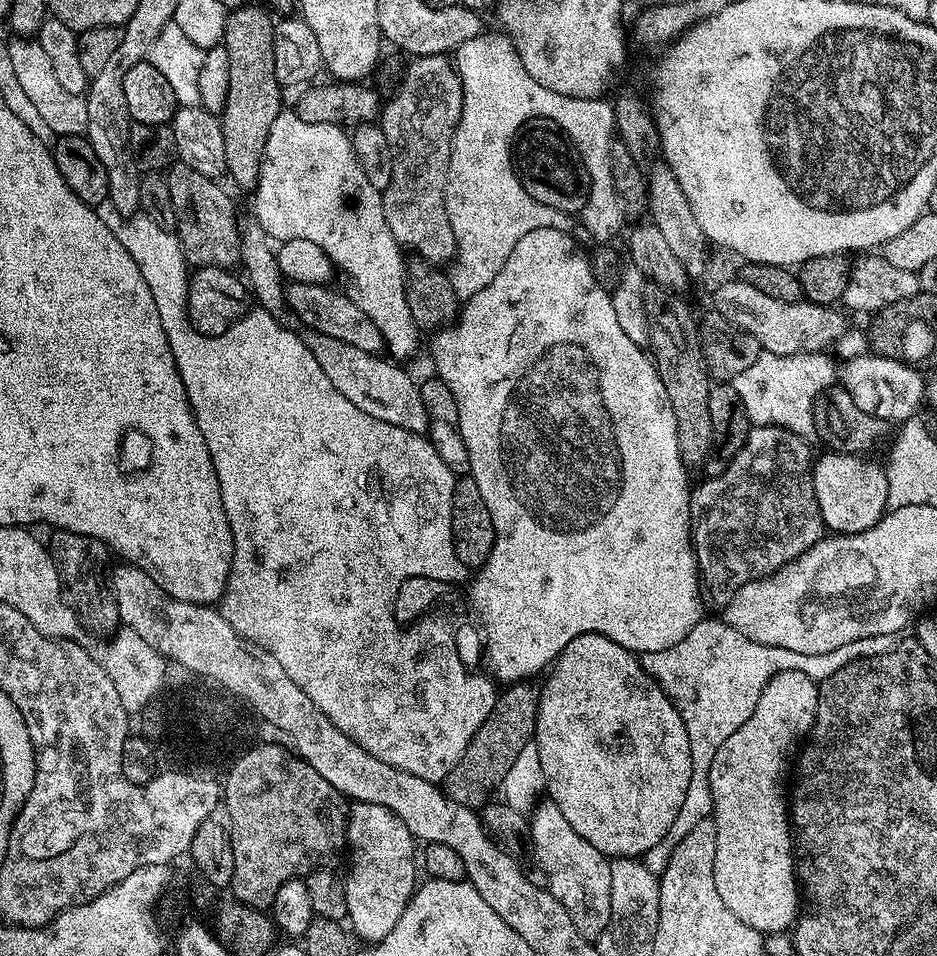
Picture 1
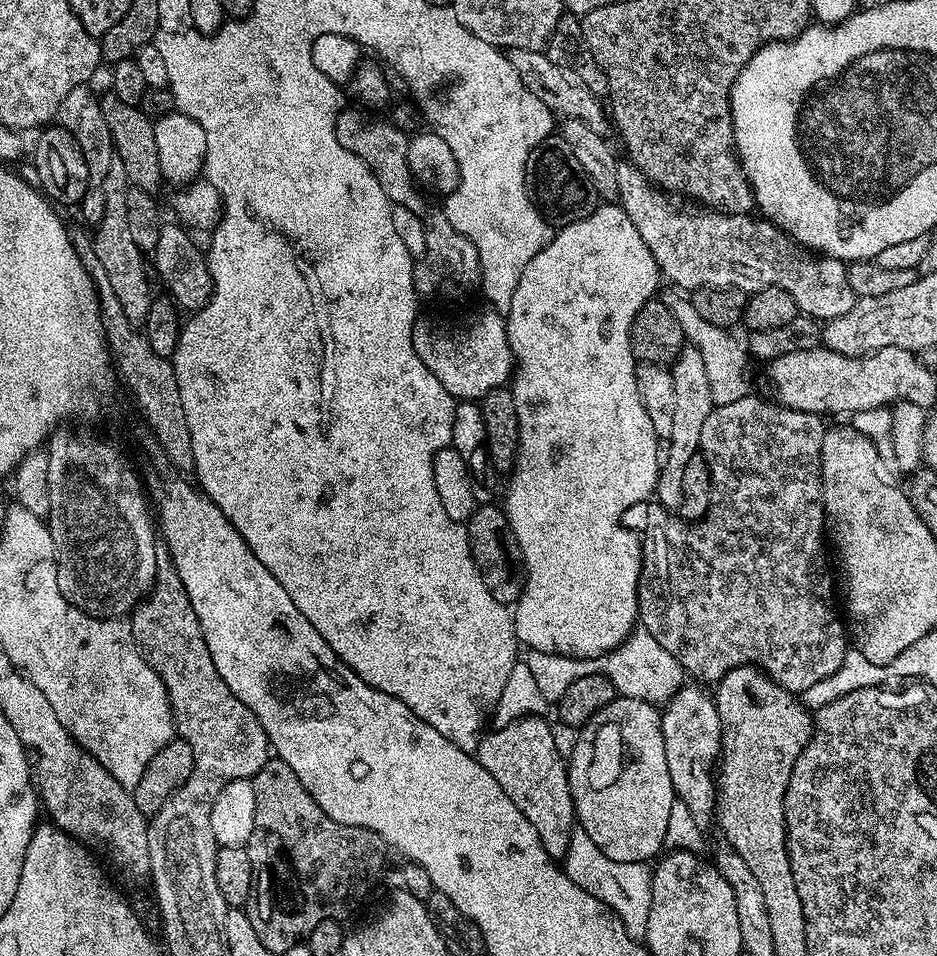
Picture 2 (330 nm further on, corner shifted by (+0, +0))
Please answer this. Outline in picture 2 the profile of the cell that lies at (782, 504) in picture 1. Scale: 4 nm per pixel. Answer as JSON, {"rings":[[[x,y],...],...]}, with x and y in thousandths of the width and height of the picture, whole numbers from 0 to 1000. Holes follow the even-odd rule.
{"rings":[[[805,412],[789,415],[783,421],[761,426],[758,437],[749,445],[749,462],[746,476],[751,478],[760,501],[760,520],[756,537],[737,550],[720,550],[712,553],[714,559],[711,581],[714,586],[714,611],[719,613],[717,636],[715,636],[716,657],[709,662],[709,673],[724,679],[726,695],[732,701],[756,703],[760,713],[766,713],[779,701],[793,695],[801,695],[816,703],[830,718],[846,726],[863,722],[871,713],[886,708],[899,697],[899,690],[907,679],[903,664],[903,653],[888,633],[888,607],[879,593],[884,582],[879,578],[882,569],[882,545],[879,543],[879,514],[877,513],[877,458],[882,451],[876,436],[870,431],[857,431],[838,427],[823,417],[810,418]]]}

